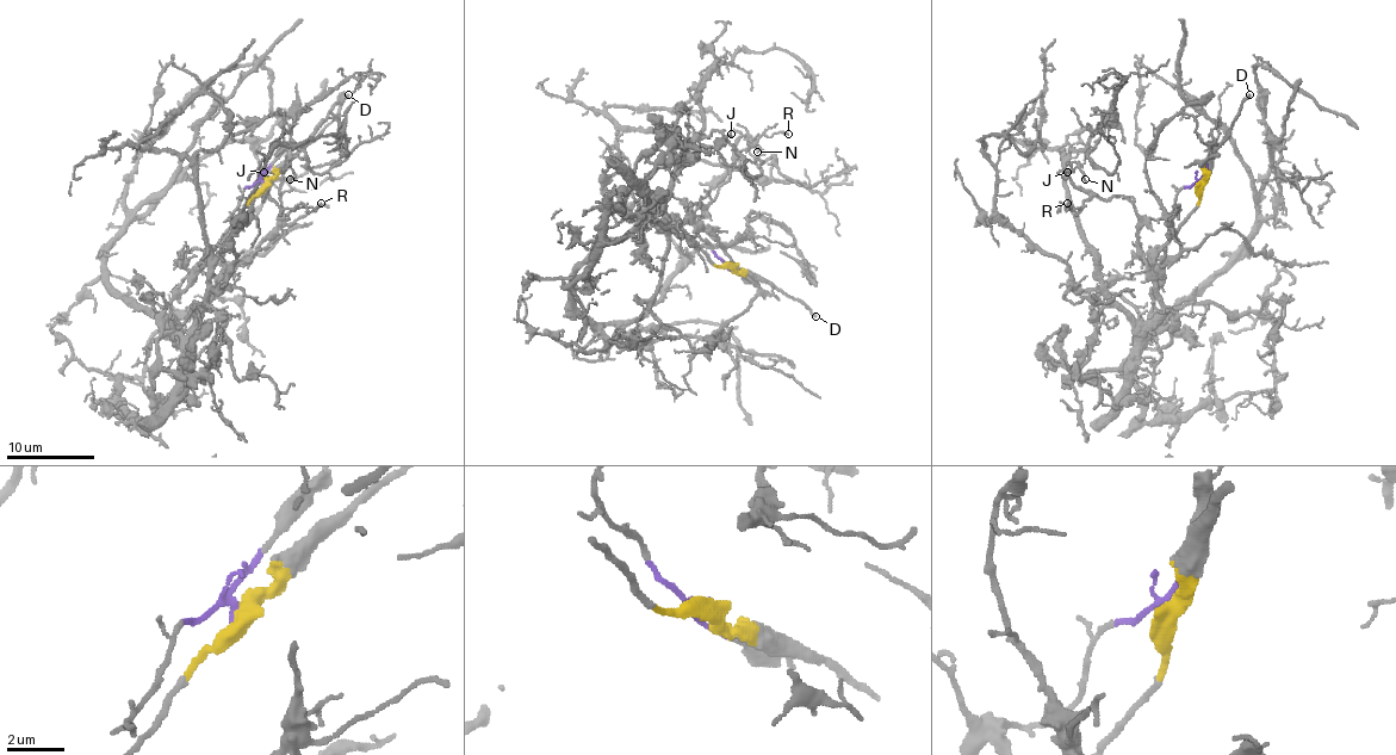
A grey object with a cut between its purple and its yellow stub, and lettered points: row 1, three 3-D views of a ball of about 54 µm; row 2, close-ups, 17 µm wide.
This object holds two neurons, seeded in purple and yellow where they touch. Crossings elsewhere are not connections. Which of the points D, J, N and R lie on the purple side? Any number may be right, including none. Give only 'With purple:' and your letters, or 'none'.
With purple: J, N, R

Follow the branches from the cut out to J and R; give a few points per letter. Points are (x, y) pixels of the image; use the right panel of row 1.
J: (1201, 185), (1183, 189), (1170, 214), (1145, 220), (1121, 196), (1080, 191), (1063, 175), (1067, 171)
R: (1201, 185), (1183, 189), (1170, 214), (1152, 220), (1121, 196), (1094, 196), (1079, 209), (1067, 202)

